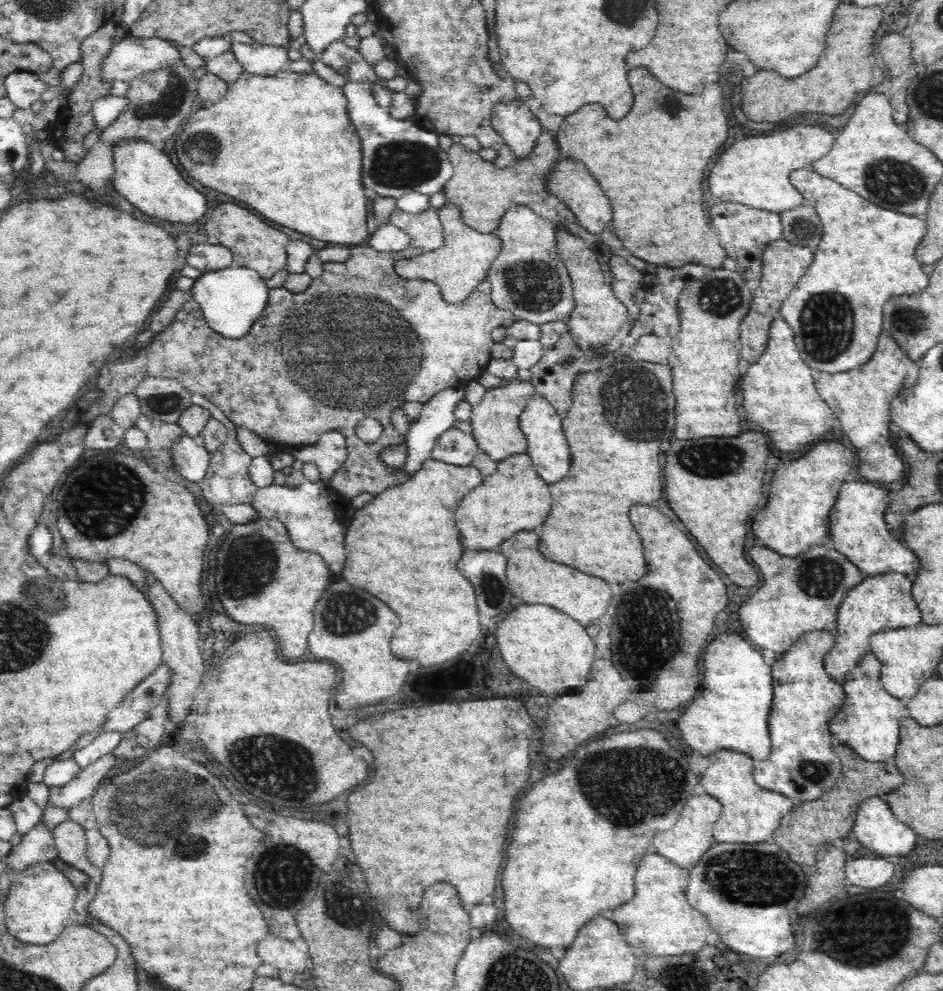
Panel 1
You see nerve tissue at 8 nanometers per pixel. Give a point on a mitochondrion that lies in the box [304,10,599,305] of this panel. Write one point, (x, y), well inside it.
(398, 164)

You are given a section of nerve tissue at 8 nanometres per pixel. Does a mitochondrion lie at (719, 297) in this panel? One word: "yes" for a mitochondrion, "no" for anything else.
yes

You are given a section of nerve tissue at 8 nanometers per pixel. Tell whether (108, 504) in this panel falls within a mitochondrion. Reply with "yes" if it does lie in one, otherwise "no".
yes

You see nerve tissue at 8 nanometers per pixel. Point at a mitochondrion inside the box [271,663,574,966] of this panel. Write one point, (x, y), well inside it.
(341, 915)

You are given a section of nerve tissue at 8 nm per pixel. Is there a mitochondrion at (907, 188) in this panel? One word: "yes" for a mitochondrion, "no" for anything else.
yes

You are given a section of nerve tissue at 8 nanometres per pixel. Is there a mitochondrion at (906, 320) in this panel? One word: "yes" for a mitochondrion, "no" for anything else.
yes

